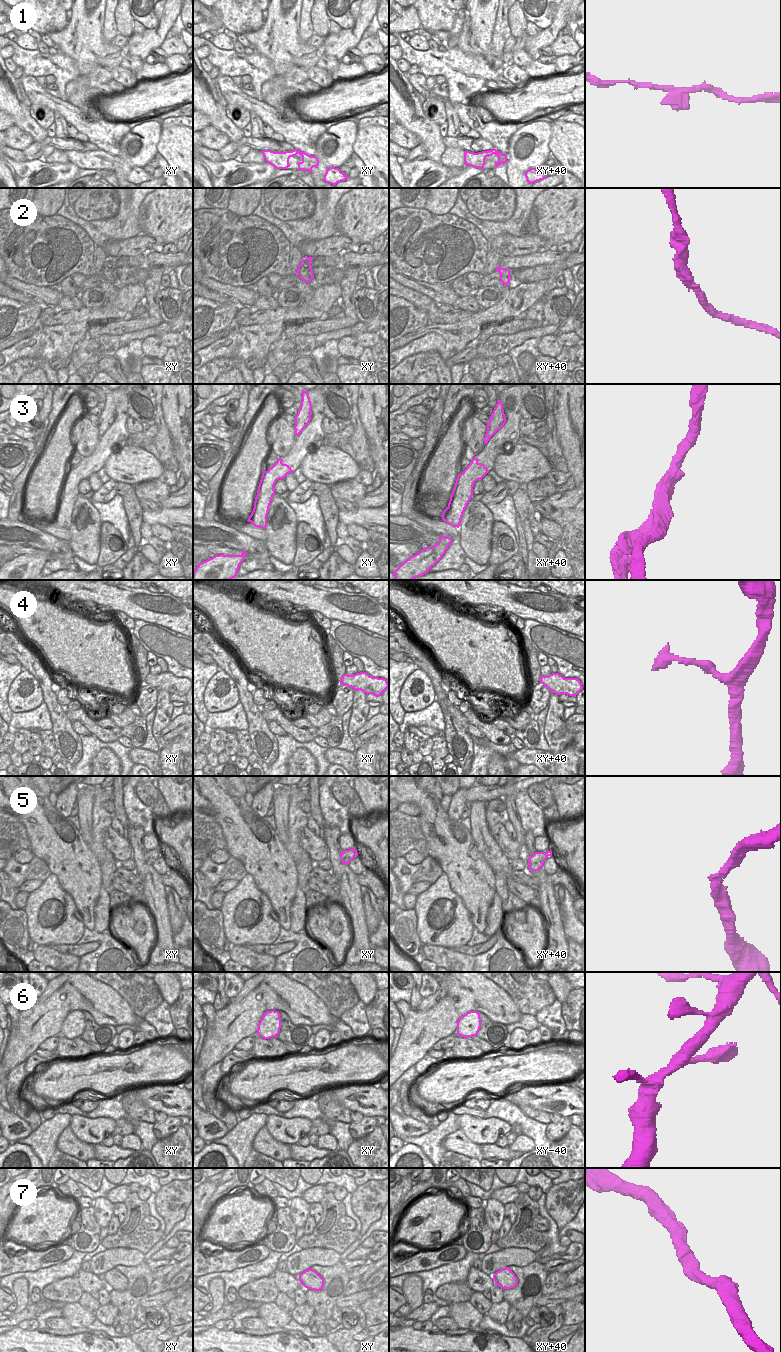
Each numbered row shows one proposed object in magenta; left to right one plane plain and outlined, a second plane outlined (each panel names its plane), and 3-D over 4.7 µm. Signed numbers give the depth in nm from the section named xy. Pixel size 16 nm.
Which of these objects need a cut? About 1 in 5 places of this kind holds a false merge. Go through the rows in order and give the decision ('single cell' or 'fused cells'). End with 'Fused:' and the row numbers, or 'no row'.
1: single cell
2: single cell
3: fused cells
4: single cell
5: fused cells
6: single cell
7: single cell
Fused: 3, 5

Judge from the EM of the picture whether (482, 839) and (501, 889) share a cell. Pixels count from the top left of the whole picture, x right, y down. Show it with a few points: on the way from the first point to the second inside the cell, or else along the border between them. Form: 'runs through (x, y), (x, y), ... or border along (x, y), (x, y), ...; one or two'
runs through (491, 851), (504, 868), (504, 877); one

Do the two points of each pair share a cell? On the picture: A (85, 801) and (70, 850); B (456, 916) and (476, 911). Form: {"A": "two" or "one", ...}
{"A": "two", "B": "two"}

